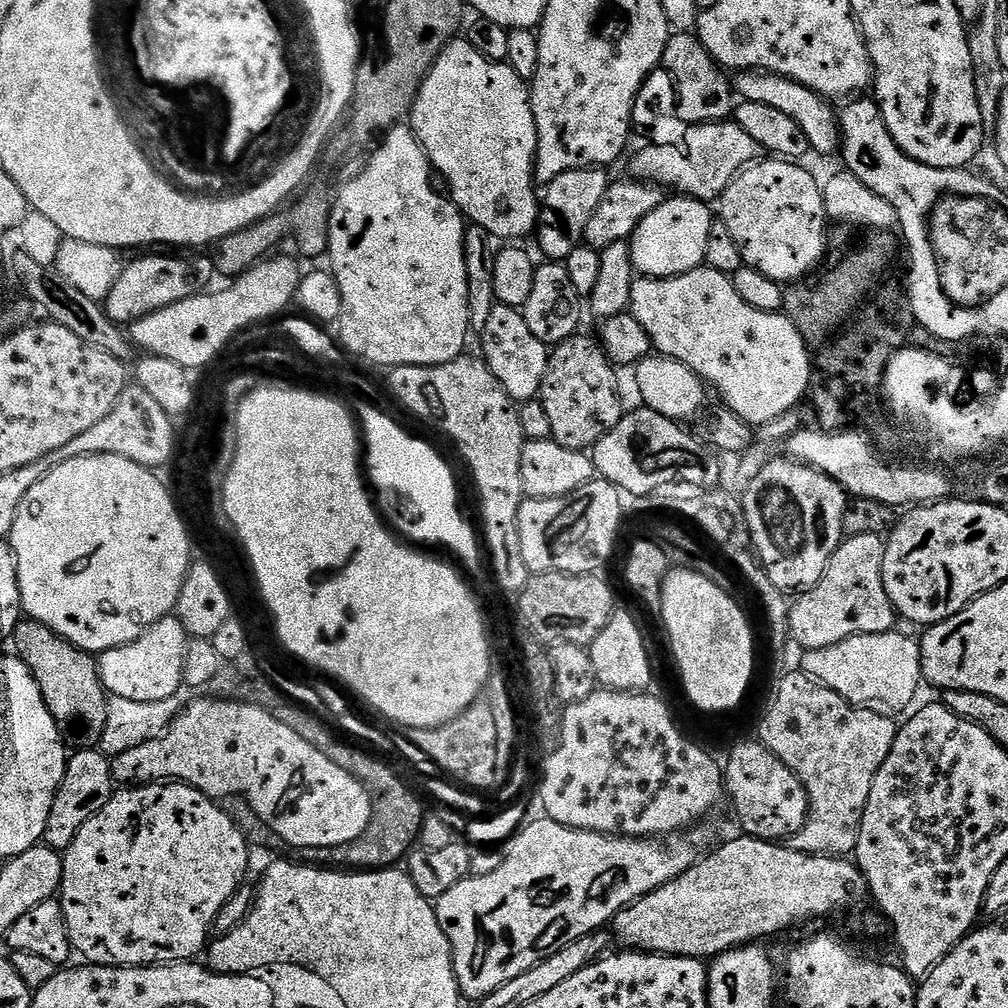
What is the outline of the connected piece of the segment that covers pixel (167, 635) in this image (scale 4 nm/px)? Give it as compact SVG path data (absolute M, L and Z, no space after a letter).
M175 615L154 622L134 642L126 646L114 646L110 650L99 653L98 667L100 680L104 683L104 691L109 697L130 698L134 702L162 702L162 698L170 698L181 691L184 682L184 663L190 637L182 622Z

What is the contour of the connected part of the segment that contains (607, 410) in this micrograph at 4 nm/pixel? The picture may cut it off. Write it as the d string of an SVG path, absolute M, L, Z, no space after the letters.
M577 334L551 349L538 397L550 418L551 439L567 448L588 450L618 426L626 408L620 405L615 371L599 339Z

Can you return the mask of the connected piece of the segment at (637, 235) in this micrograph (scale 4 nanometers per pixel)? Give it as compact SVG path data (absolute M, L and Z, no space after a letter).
M673 195L665 199L658 210L650 210L634 230L630 241L632 246L632 265L641 277L665 280L668 276L681 276L704 264L706 242L710 242L710 226L714 219L707 203L695 200L693 196Z

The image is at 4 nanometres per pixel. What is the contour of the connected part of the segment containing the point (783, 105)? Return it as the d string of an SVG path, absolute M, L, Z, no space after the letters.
M736 72L734 76L734 92L741 101L762 106L774 106L774 110L782 110L786 118L794 118L798 126L806 134L806 142L813 153L820 156L832 156L841 151L842 137L837 109L831 108L829 101L819 96L814 90L802 86L785 76L773 72Z

